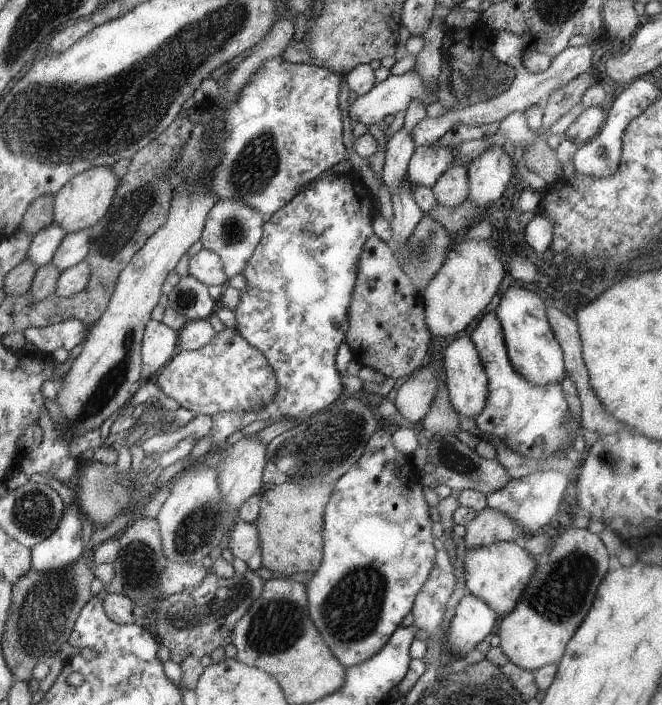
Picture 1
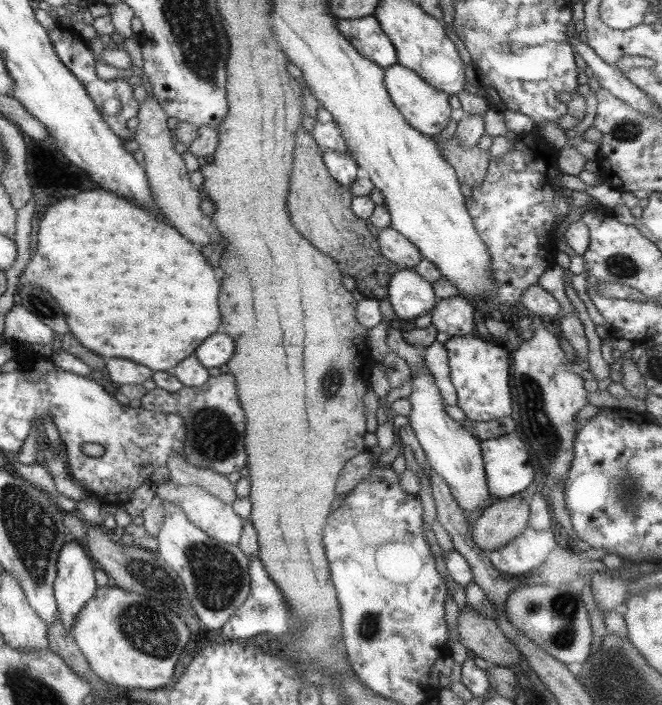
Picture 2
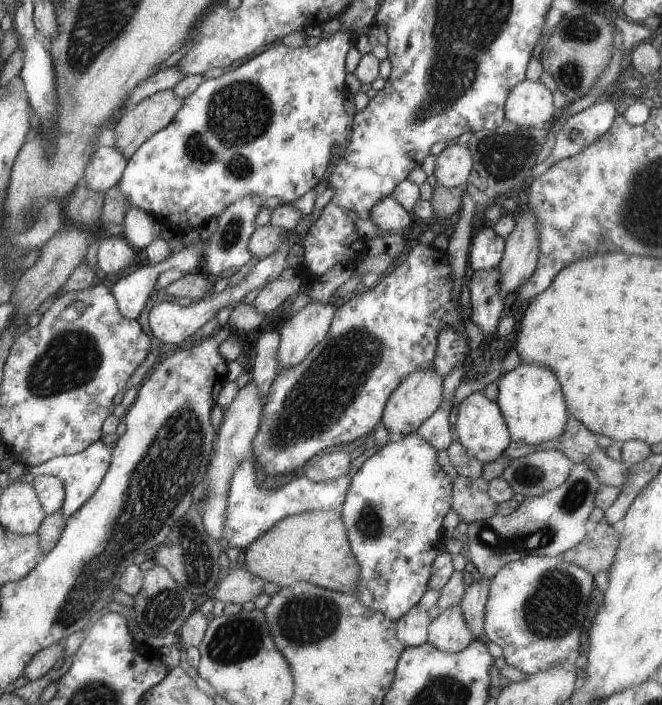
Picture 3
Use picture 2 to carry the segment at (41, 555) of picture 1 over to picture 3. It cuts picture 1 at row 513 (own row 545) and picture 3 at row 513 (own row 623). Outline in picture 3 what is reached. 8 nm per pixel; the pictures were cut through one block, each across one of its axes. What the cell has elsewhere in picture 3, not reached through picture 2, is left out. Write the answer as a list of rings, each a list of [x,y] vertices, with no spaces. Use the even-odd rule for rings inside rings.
[[[101,439],[86,446],[83,450],[71,455],[57,455],[41,464],[26,467],[25,472],[31,474],[47,474],[57,476],[64,486],[64,500],[60,508],[61,514],[66,519],[71,516],[89,497],[96,491],[111,460],[111,449],[107,444],[103,444]]]

